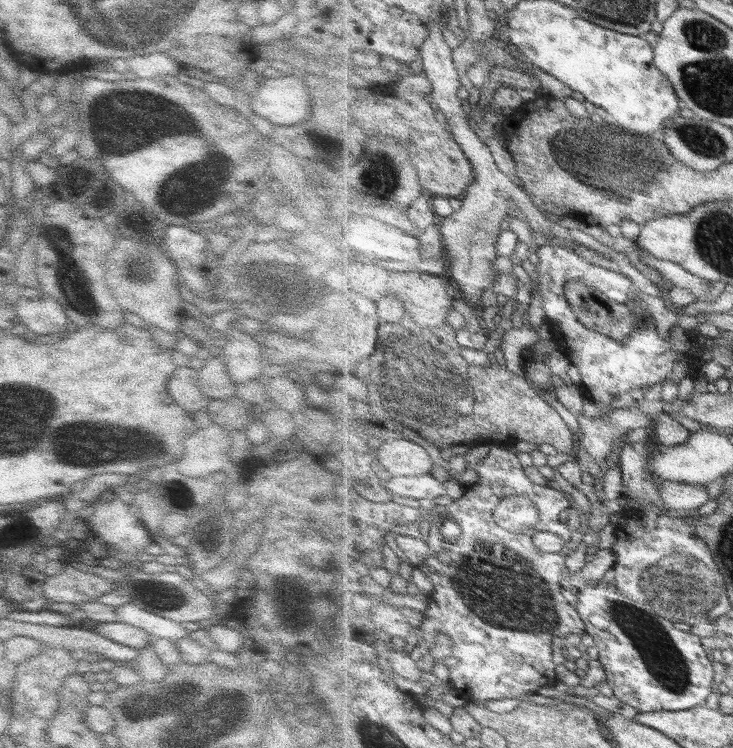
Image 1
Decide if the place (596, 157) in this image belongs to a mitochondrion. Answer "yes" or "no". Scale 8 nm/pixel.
yes

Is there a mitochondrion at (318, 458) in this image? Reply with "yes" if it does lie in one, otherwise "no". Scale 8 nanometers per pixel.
no

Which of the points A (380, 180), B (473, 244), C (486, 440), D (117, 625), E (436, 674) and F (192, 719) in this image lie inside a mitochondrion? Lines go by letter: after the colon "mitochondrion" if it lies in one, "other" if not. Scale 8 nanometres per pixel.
A: mitochondrion
B: mitochondrion
C: other
D: other
E: other
F: mitochondrion

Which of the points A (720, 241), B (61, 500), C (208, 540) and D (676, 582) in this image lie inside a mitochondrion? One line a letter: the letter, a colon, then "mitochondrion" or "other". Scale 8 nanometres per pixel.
A: mitochondrion
B: other
C: other
D: mitochondrion

